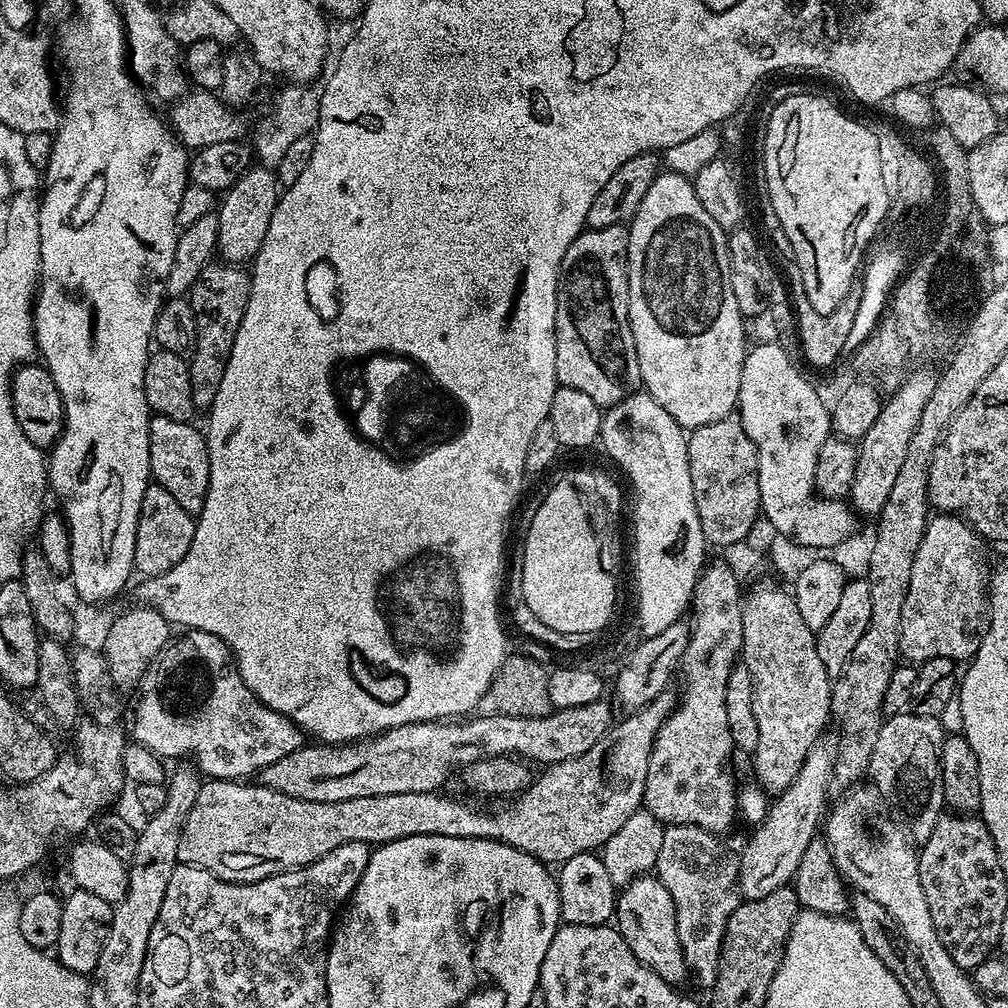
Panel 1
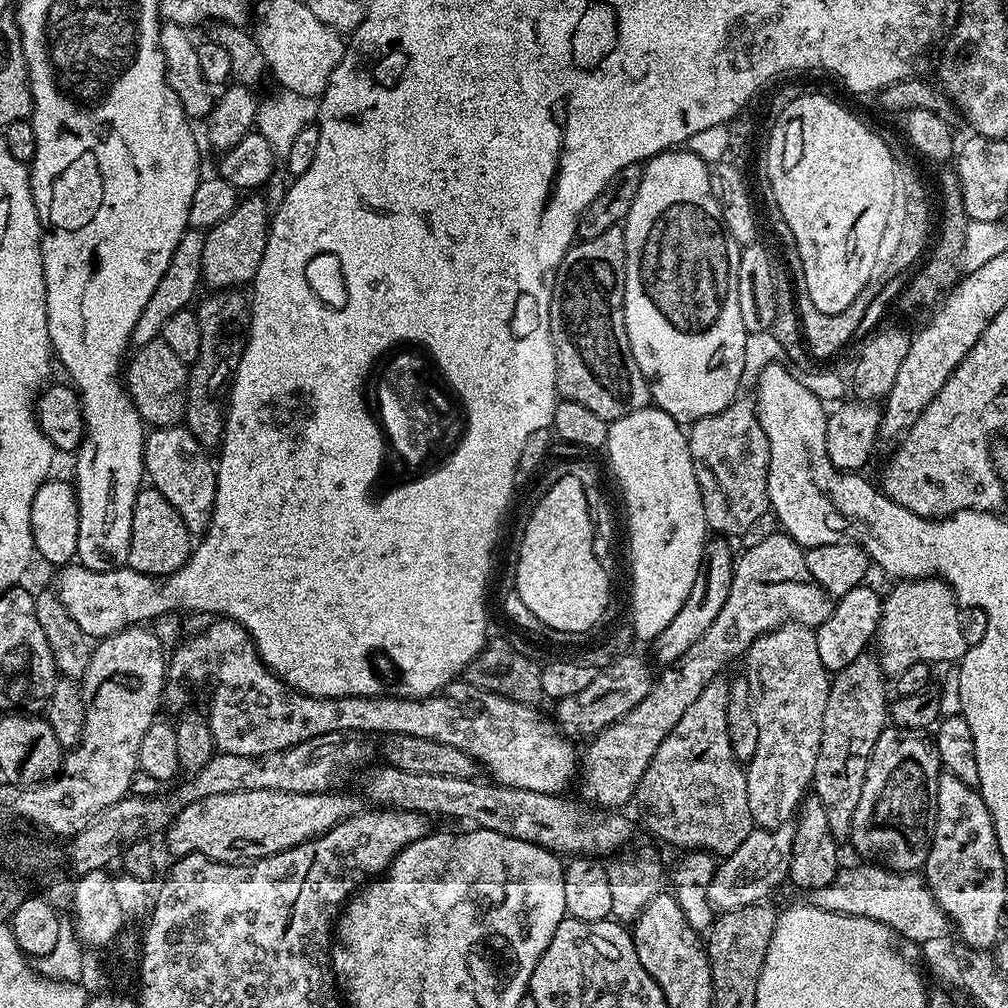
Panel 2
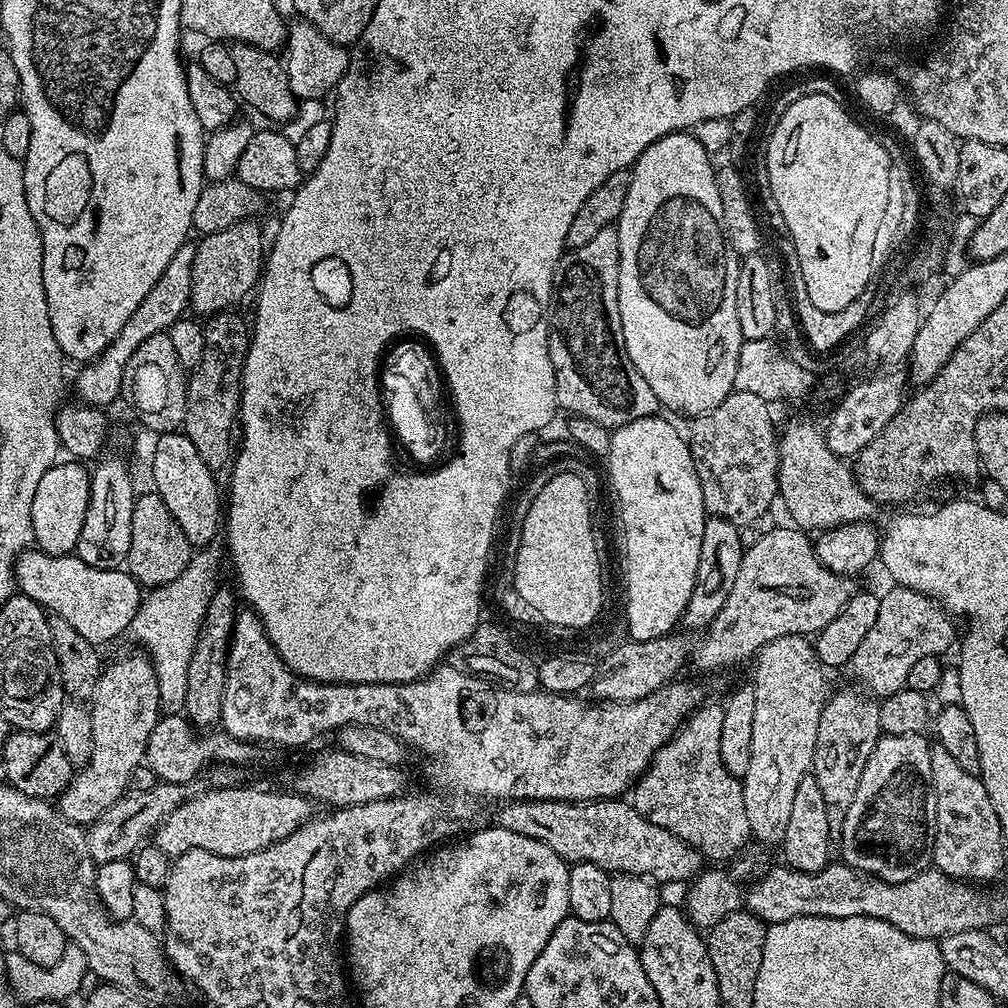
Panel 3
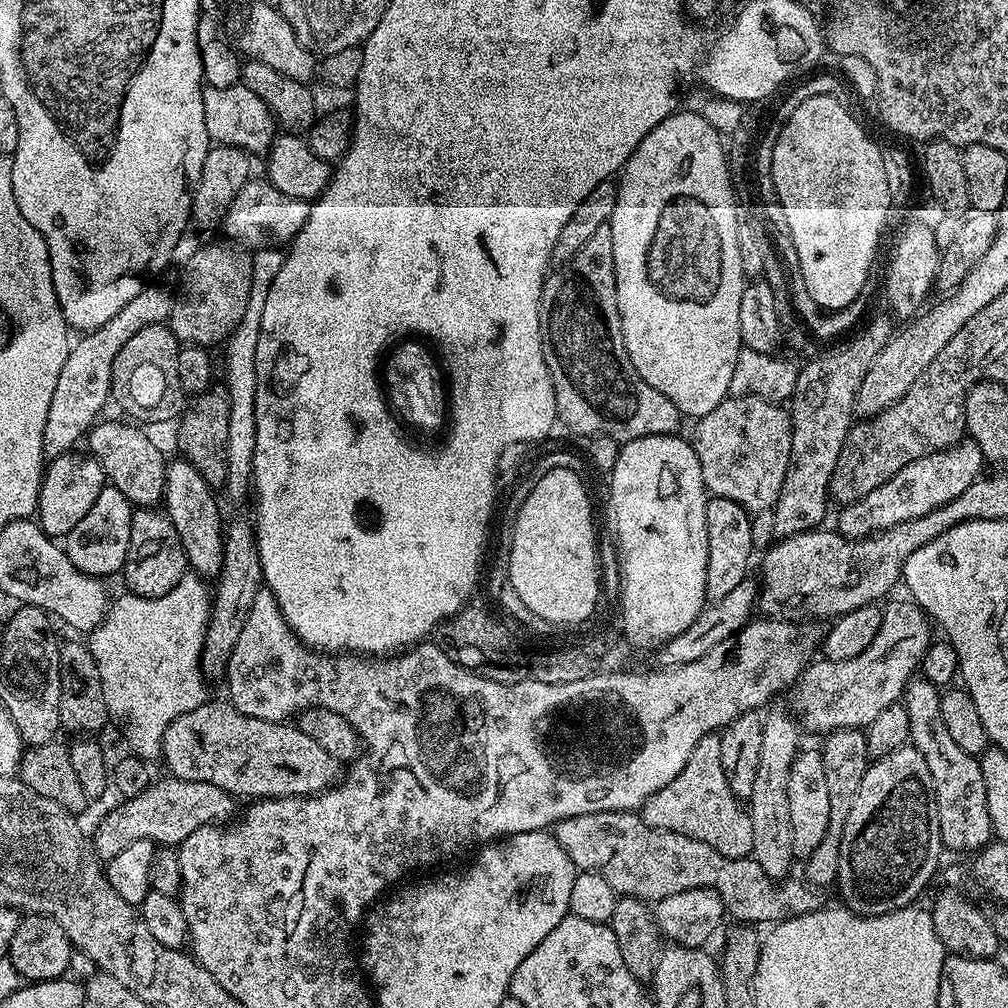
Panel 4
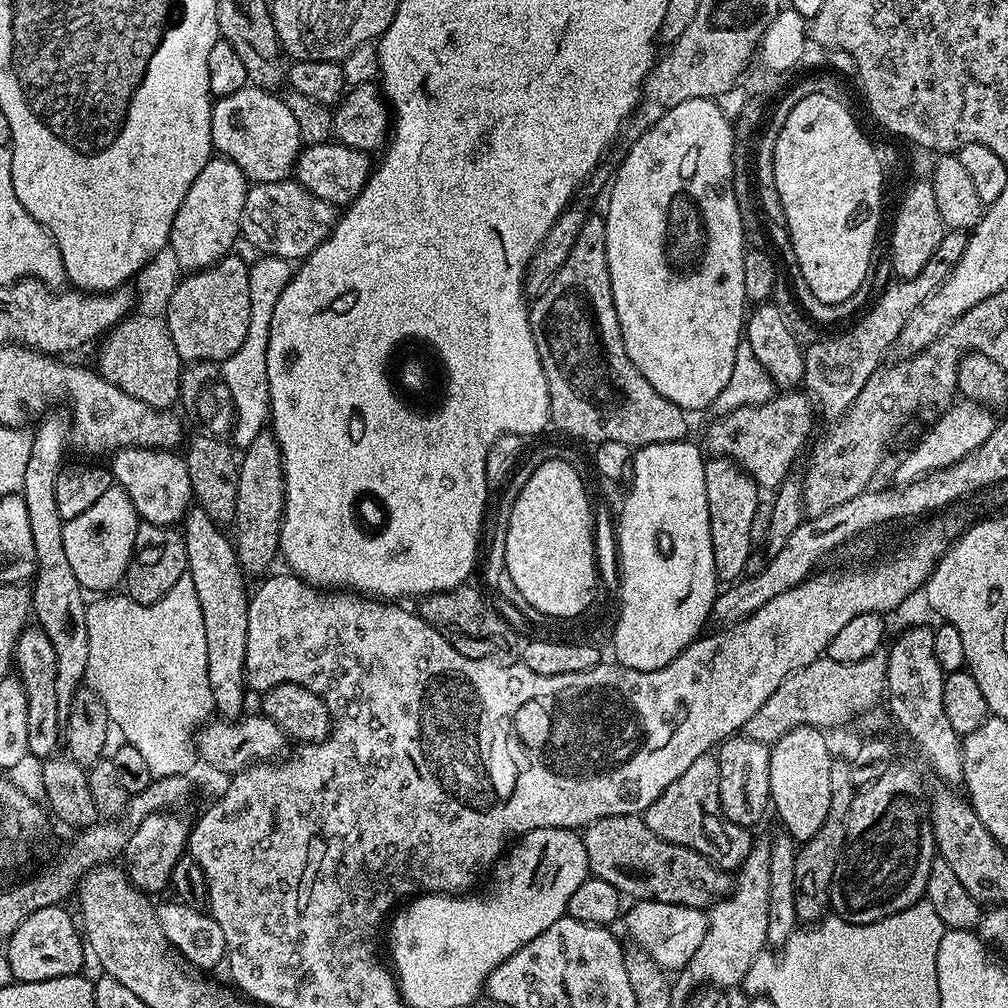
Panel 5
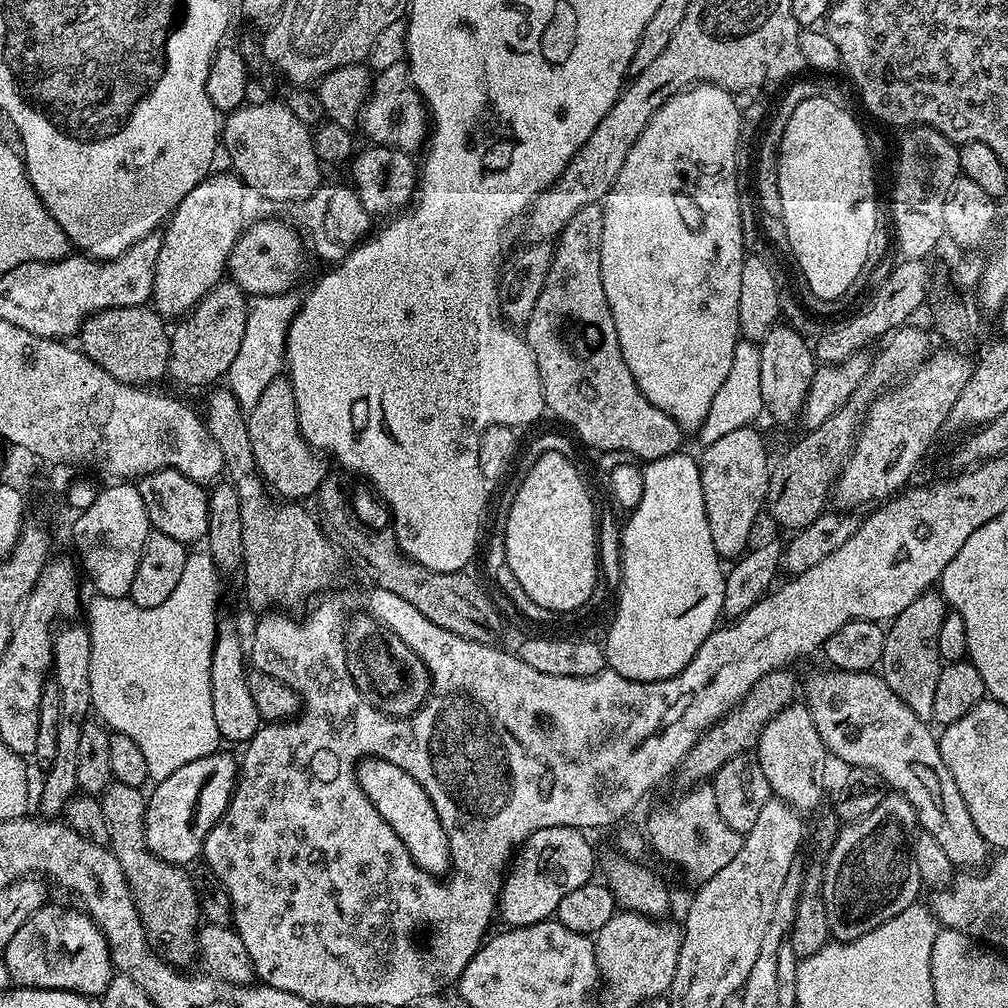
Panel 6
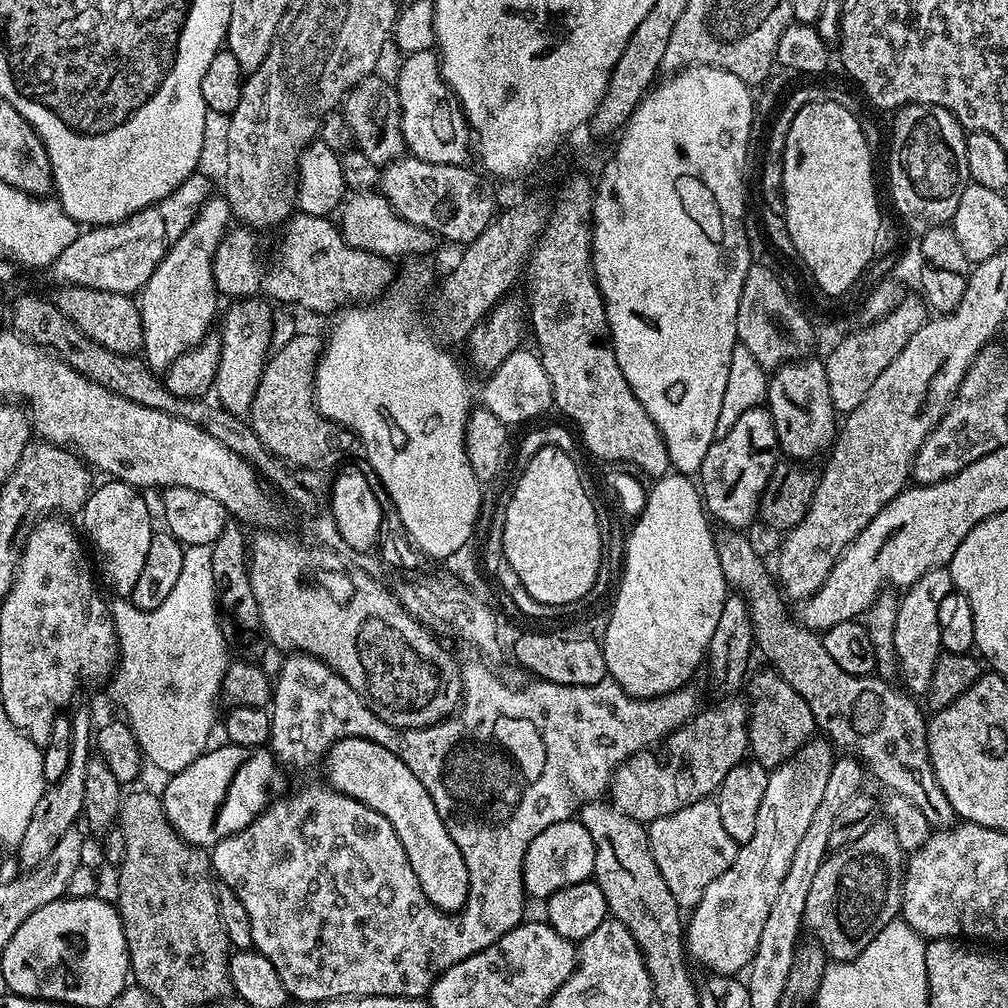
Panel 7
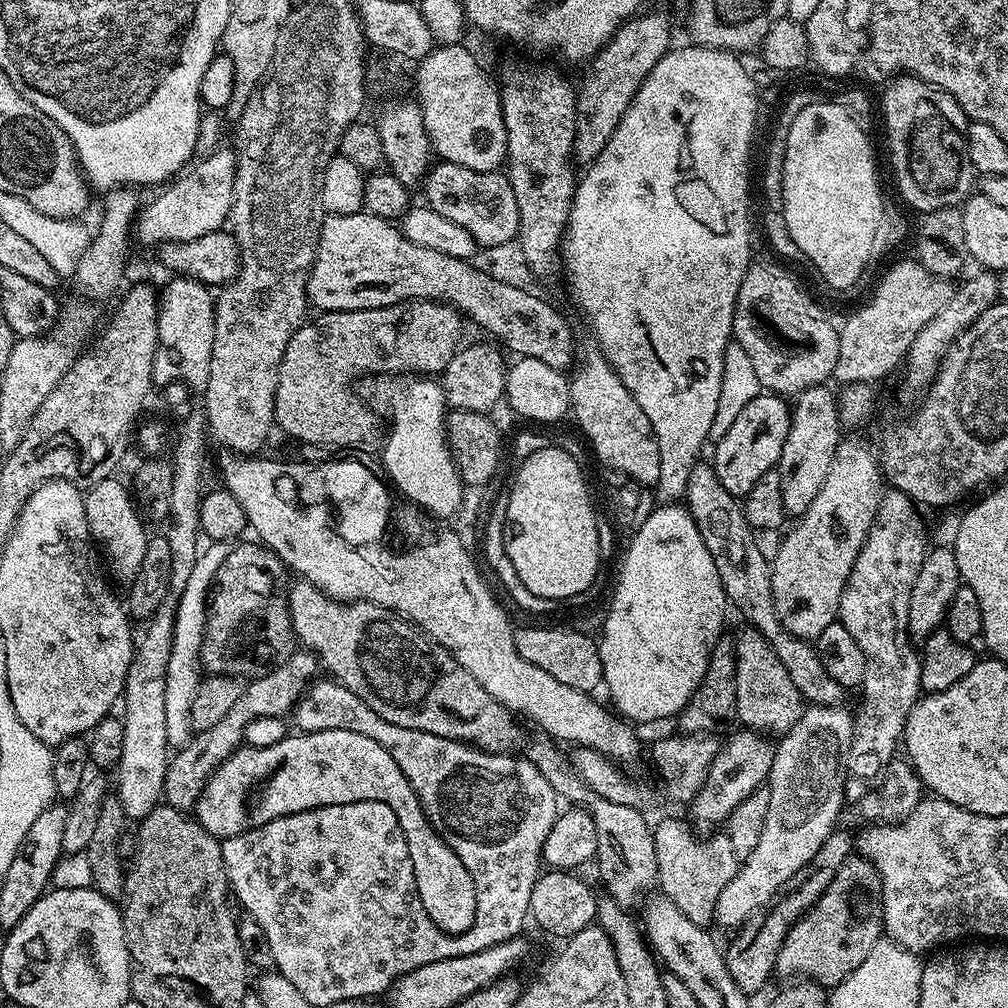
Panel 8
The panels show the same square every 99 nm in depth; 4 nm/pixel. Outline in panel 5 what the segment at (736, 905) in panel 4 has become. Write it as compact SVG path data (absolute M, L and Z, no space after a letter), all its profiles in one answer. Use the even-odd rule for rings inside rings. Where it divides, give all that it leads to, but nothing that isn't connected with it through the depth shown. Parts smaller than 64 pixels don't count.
M643 815L607 816L583 829L588 871L595 879L610 882L633 901L653 900L678 906L707 909L727 897L734 880L705 856L658 838L648 829Z

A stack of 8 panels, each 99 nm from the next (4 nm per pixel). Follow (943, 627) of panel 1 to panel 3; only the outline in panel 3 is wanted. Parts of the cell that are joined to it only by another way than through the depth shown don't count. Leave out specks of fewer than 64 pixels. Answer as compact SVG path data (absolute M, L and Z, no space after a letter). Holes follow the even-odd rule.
M892 586L888 593L880 596L878 622L874 622L870 634L866 634L862 646L858 646L858 654L854 654L850 665L853 678L861 680L863 687L876 698L899 693L906 685L906 674L910 674L914 662L931 656L943 657L952 639L954 644L957 636L952 620L953 617L930 597L909 588Z

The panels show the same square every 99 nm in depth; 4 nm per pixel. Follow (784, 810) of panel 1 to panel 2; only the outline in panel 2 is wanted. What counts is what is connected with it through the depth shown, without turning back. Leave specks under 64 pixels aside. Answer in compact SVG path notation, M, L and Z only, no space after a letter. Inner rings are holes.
M792 824L777 828L756 828L728 856L716 865L716 873L708 887L708 900L717 913L738 910L742 906L759 904L769 899L768 895L788 880L790 850L792 849Z

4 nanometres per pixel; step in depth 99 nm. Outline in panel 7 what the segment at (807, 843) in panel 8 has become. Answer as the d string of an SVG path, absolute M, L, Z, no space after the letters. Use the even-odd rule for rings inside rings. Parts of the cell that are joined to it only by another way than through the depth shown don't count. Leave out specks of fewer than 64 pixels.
M813 738L784 764L769 771L766 794L762 794L762 806L758 806L754 838L737 847L732 865L706 886L702 902L691 909L692 917L686 920L686 952L693 961L705 964L709 973L732 976L743 973L751 964L758 950L758 938L762 938L762 925L770 915L770 905L778 898L782 878L790 870L790 858L794 858L814 819L814 810L822 802L822 794L826 794L834 763L832 752L833 745L827 739Z

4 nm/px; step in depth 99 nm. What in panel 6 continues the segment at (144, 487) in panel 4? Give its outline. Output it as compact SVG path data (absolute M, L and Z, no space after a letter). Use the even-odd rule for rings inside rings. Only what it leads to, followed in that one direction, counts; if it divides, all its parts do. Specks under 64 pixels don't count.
M173 468L151 472L139 477L138 487L142 494L142 502L146 502L146 514L149 525L162 534L170 534L185 546L196 546L208 534L208 492L205 485L196 480L186 478Z

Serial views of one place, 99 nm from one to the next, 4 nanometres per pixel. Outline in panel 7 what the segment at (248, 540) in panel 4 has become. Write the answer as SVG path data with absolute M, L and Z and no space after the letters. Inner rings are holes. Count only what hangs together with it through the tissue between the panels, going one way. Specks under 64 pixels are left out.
M302 331L271 353L254 396L250 423L272 454L290 465L332 468L347 452L357 451L356 436L327 420L316 408L316 364L322 355L322 340Z

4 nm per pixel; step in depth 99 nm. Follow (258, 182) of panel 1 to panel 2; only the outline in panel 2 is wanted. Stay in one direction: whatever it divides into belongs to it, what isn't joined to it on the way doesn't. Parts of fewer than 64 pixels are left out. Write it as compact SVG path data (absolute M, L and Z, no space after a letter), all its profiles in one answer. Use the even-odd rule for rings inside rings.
M248 194L248 196L237 203L236 209L222 222L215 224L213 228L207 229L204 245L202 246L202 264L200 275L205 285L212 290L236 290L241 286L251 285L258 274L258 266L262 266L262 254L266 254L266 242L268 241L268 225L270 213L267 210L267 202L263 195Z

